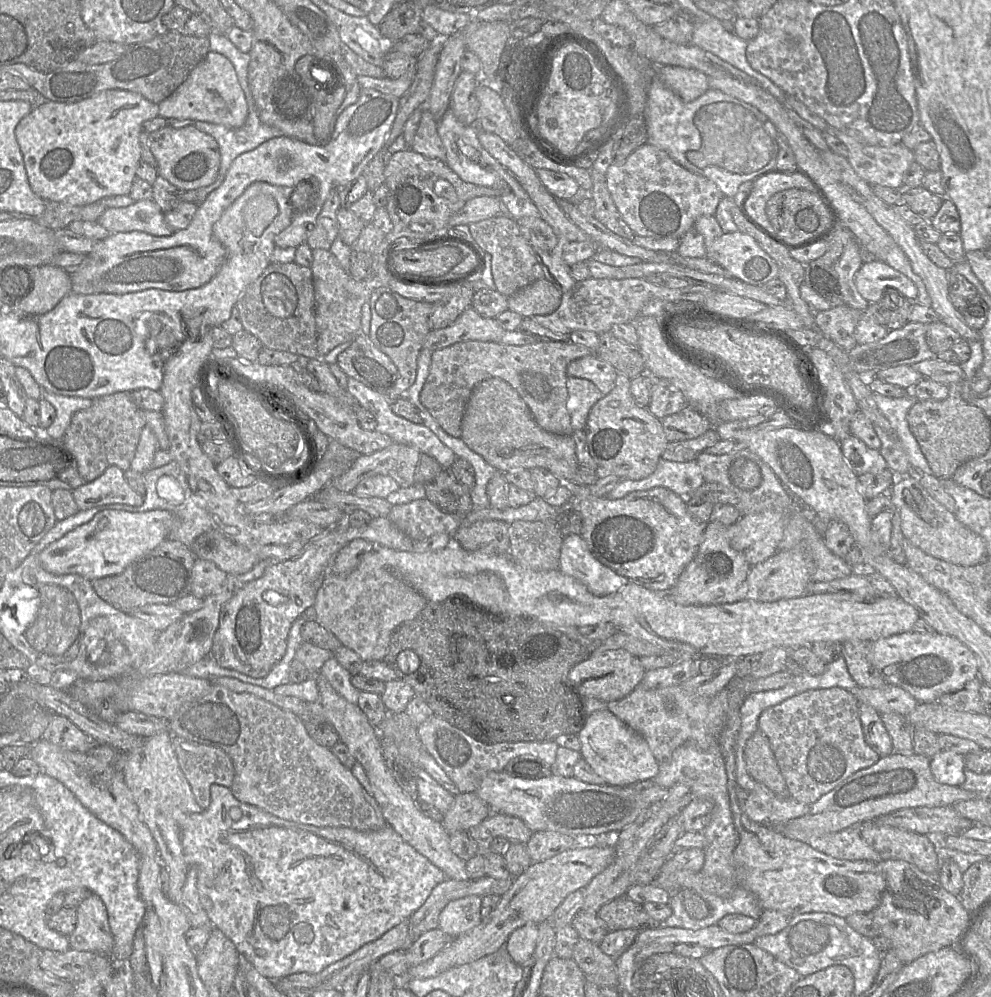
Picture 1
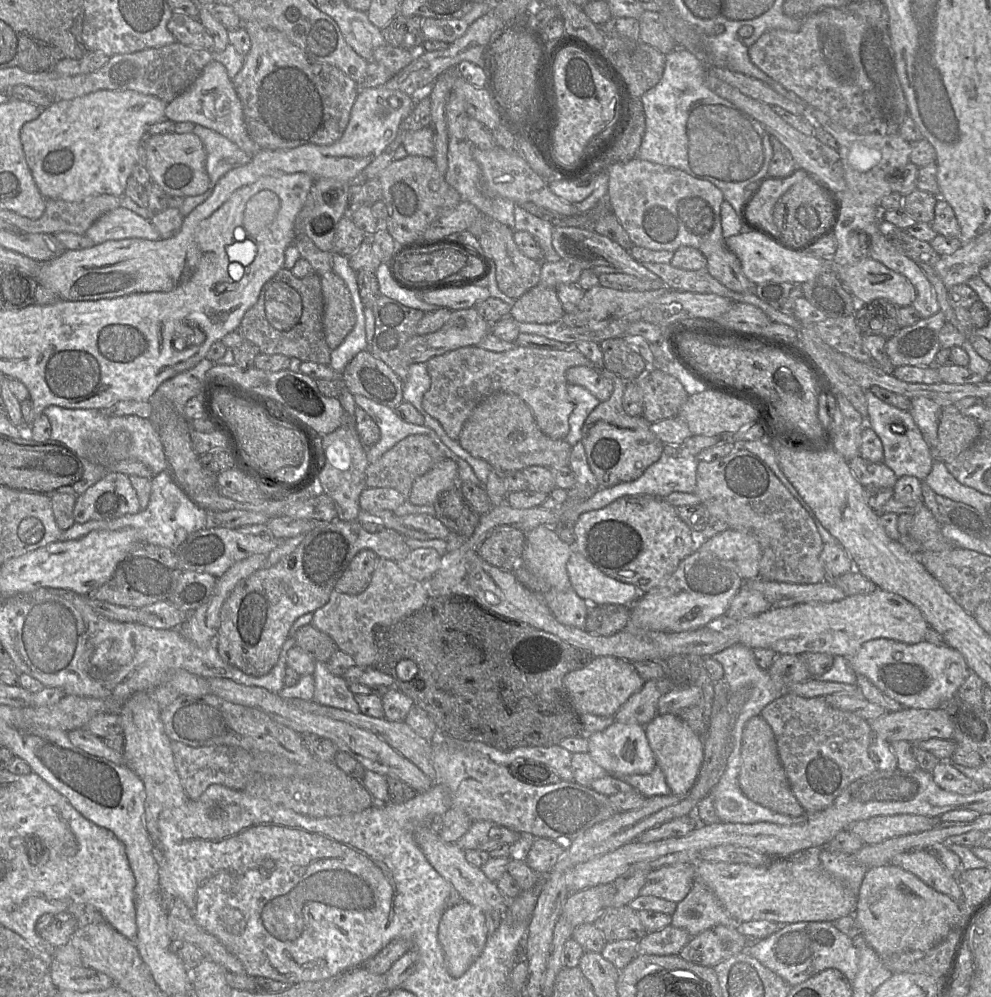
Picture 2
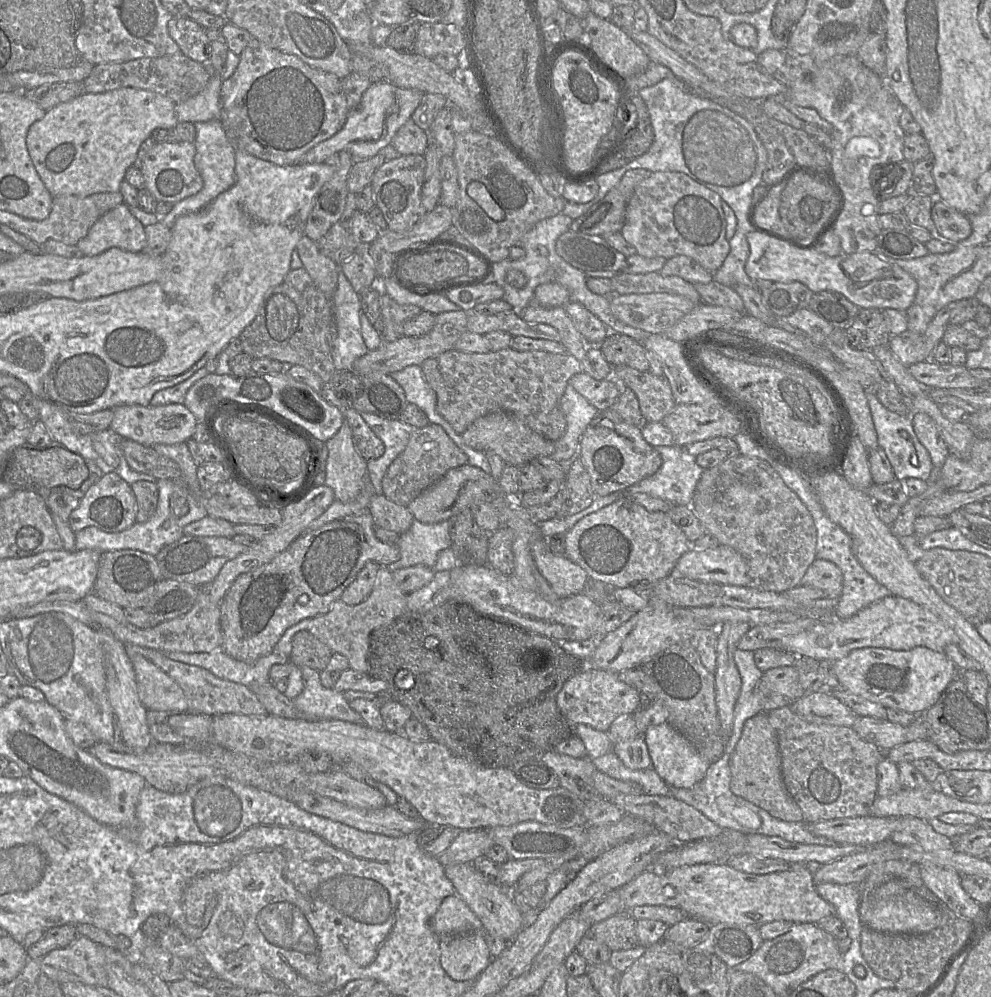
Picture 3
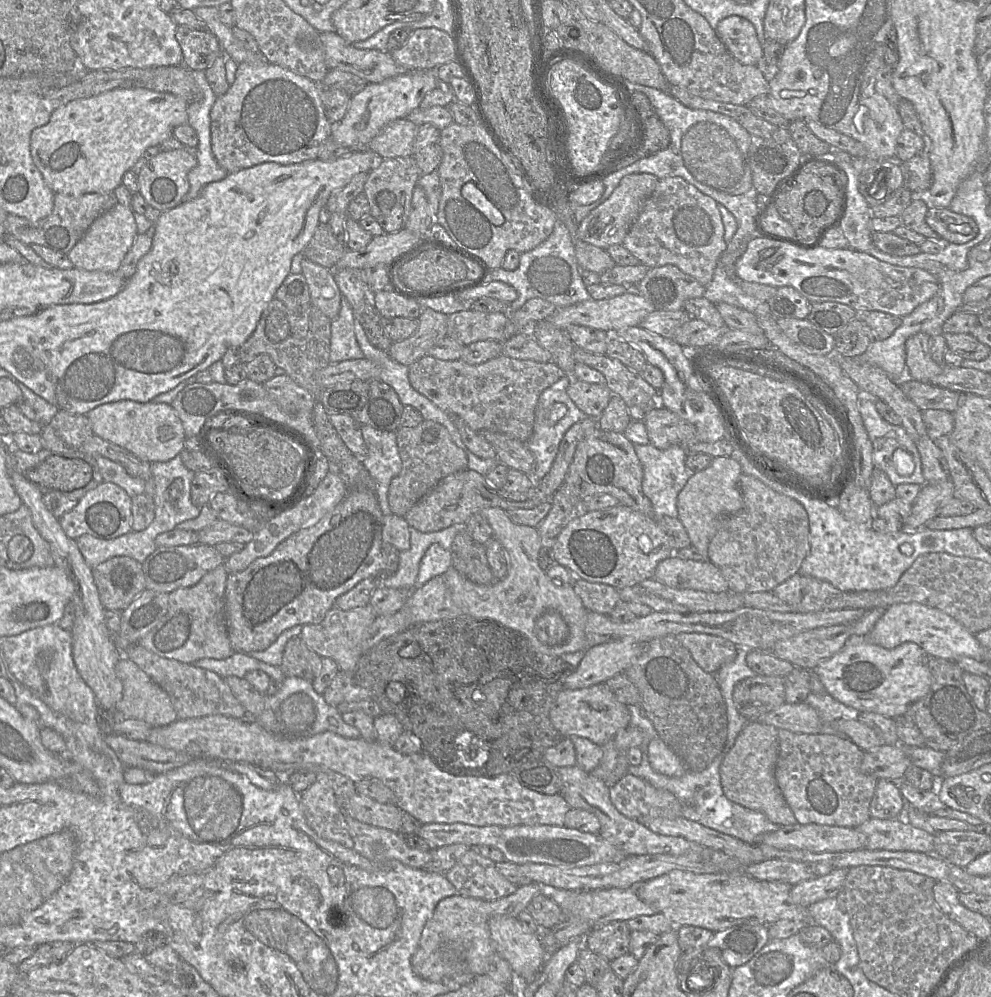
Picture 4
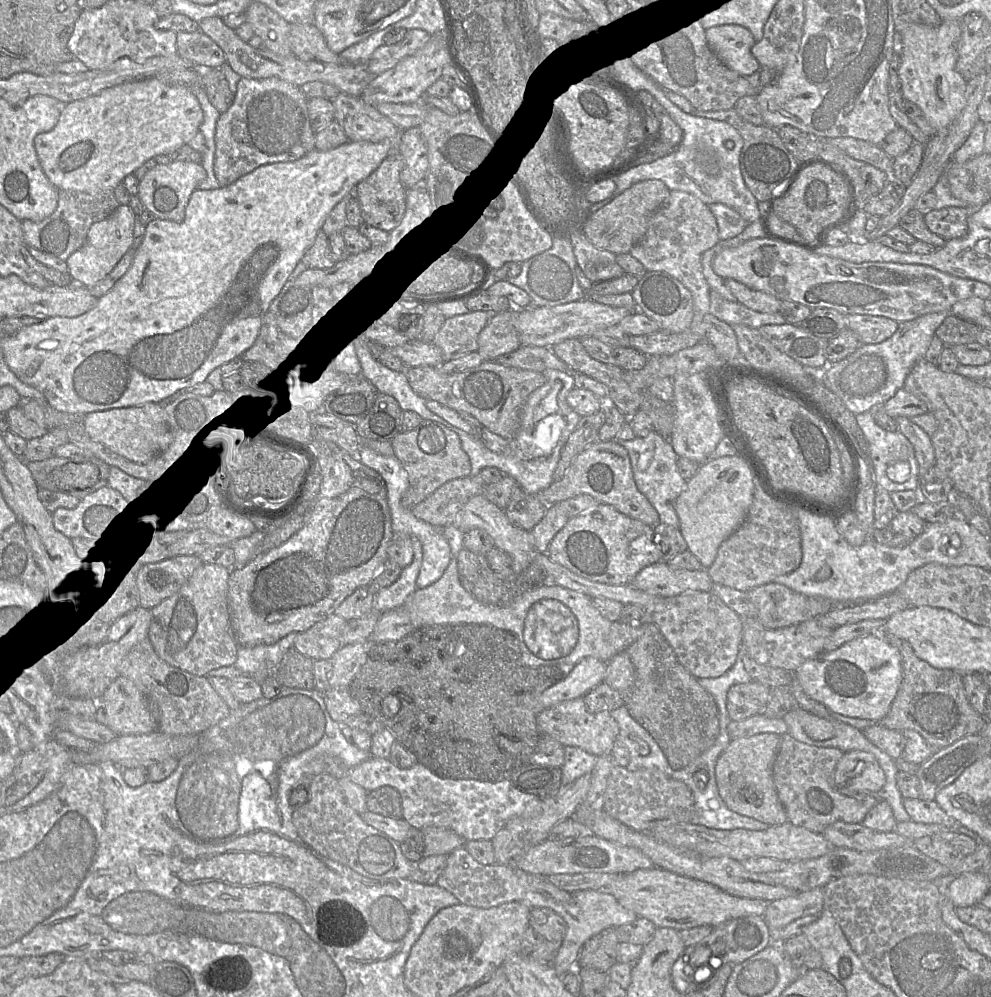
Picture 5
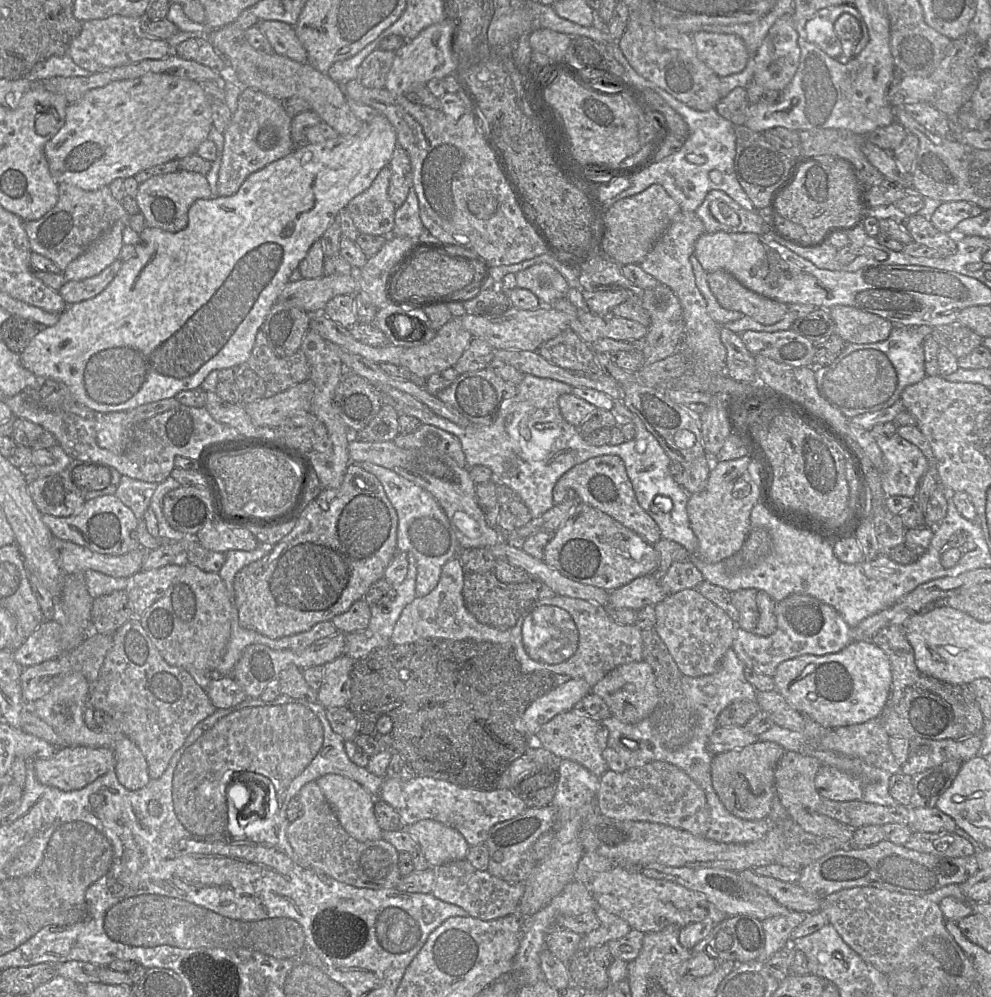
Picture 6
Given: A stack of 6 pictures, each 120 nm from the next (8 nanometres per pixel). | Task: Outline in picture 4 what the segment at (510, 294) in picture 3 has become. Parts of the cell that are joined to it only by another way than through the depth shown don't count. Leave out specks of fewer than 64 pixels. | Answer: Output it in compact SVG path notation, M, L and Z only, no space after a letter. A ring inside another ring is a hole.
M557 219L553 232L545 241L520 255L520 263L515 270L505 270L502 267L491 269L491 273L485 278L484 284L487 285L491 281L504 282L517 291L518 297L510 303L510 311L520 309L532 298L546 300L558 309L593 299L580 274L570 232L560 219Z

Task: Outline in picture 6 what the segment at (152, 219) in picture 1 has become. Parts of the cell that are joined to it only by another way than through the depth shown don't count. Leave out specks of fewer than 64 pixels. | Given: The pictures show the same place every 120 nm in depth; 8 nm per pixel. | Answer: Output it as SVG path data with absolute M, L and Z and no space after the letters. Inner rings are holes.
M121 218L96 239L81 255L67 265L62 272L65 279L83 280L96 276L120 258L120 251L124 245L123 231L126 226L127 218Z

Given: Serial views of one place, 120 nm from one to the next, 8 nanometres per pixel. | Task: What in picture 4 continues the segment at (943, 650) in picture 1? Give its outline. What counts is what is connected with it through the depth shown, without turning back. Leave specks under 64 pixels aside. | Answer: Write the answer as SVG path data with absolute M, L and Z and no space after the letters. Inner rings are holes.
M851 635L842 650L820 662L813 670L827 693L859 712L875 712L895 718L930 690L932 677L926 664L927 654L913 642L893 649L867 643L863 636Z

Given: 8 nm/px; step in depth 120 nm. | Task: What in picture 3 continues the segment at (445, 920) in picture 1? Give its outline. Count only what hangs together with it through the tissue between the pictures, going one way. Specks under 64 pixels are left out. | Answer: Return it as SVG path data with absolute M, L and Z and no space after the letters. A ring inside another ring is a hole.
M485 931L440 938L439 948L442 968L454 981L477 979L491 962Z

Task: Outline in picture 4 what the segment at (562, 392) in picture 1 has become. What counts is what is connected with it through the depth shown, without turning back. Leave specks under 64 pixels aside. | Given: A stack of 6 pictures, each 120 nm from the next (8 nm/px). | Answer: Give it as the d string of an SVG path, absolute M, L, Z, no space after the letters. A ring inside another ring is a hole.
M502 354L477 365L426 355L412 363L408 372L409 382L417 392L447 414L461 418L472 430L499 432L521 442L527 442L533 433L540 395L564 375L552 361L540 363Z

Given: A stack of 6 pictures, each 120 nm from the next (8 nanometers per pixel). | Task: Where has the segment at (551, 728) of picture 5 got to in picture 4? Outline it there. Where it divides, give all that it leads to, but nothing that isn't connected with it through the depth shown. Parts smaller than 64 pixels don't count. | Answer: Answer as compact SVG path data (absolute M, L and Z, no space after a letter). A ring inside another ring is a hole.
M605 683L587 688L563 688L557 695L550 711L550 721L563 737L579 736L604 746L623 728L630 725L628 706L621 703Z

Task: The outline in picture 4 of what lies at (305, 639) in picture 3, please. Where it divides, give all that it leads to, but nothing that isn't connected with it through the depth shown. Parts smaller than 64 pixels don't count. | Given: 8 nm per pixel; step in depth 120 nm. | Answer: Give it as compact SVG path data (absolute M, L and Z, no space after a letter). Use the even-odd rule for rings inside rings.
M301 637L288 640L279 666L285 677L298 677L309 682L320 673L322 657L309 648Z

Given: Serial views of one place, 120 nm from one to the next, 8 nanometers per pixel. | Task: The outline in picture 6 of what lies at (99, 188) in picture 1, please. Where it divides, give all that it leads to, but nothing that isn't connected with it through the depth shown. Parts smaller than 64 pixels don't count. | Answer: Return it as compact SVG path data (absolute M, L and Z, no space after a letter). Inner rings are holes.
M149 72L91 89L78 101L68 103L64 124L45 144L44 152L49 171L57 183L97 190L117 178L134 177L147 168L195 153L198 146L208 139L212 125L211 102L196 81Z

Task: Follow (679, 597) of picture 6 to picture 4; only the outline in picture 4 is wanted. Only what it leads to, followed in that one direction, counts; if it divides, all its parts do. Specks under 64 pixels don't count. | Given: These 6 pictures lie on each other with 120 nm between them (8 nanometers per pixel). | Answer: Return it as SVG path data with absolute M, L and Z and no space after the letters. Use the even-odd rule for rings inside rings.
M693 632L677 634L676 638L690 651L697 664L708 673L715 674L737 655L737 646L717 635Z

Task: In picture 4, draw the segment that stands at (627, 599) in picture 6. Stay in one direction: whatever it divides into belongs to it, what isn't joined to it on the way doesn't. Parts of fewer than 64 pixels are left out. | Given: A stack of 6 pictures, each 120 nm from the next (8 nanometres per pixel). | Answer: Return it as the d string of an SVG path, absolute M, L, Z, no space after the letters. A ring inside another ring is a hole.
M675 554L658 564L653 579L676 589L715 593L729 590L721 571L710 560L684 560Z

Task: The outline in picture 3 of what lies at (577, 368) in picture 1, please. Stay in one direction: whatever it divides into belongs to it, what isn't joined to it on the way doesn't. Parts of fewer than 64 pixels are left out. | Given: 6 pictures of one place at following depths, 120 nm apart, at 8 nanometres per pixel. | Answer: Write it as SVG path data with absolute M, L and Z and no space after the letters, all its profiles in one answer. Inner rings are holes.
M583 371L575 374L569 383L598 411L613 408L621 391L621 385L613 377L596 380Z

